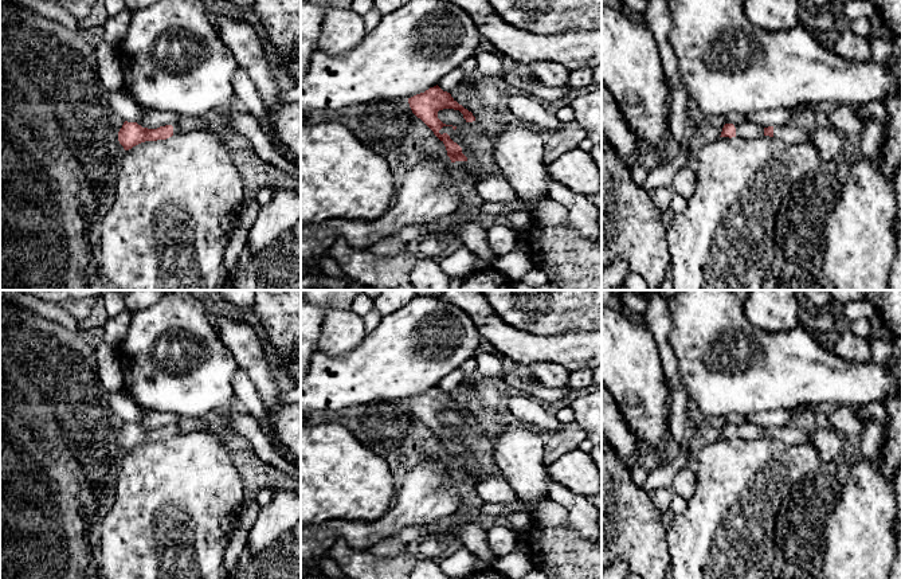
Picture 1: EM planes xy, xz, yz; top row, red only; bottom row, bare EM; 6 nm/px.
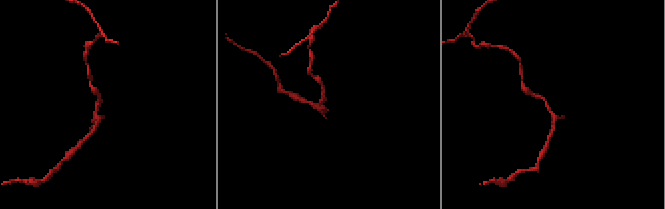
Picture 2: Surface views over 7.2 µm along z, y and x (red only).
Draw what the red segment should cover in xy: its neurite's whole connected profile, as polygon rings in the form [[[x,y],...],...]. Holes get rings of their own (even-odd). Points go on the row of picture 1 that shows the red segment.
[[[125,121],[118,132],[118,141],[125,150],[129,150],[141,142],[167,140],[179,133],[181,133],[181,129],[177,124],[160,126],[157,129],[148,129],[142,128],[137,122]]]

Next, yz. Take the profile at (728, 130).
[[[745,121],[743,124],[725,124],[720,137],[740,137],[745,140],[760,138],[764,136],[769,136],[773,138],[781,140],[787,145],[798,145],[807,142],[810,140],[810,134],[794,124],[788,124],[784,126],[768,126],[764,128],[761,125],[753,124],[751,121]]]

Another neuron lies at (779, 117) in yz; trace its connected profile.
[[[800,107],[788,110],[788,109],[776,109],[776,110],[763,110],[757,113],[747,114],[747,120],[761,125],[764,128],[768,126],[784,126],[792,121],[795,113],[802,110]]]

